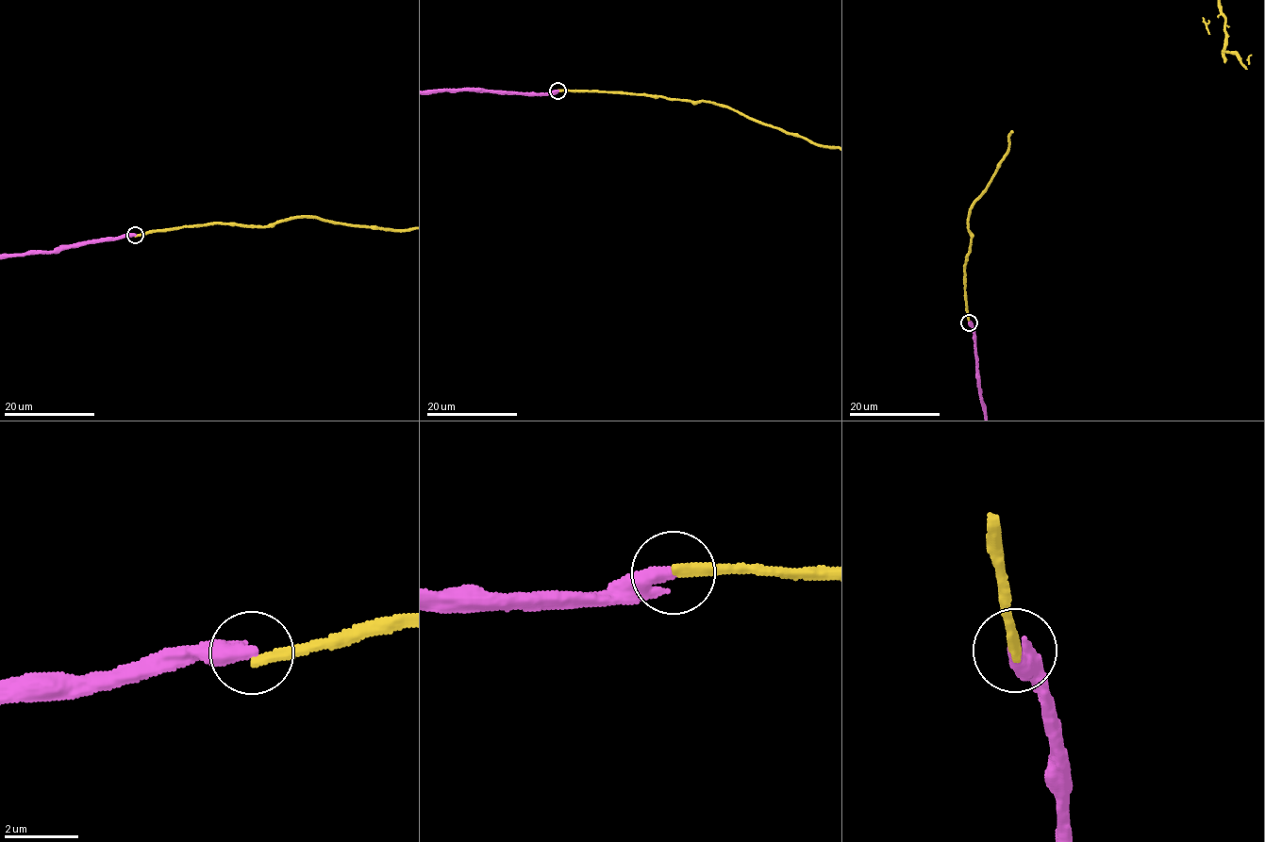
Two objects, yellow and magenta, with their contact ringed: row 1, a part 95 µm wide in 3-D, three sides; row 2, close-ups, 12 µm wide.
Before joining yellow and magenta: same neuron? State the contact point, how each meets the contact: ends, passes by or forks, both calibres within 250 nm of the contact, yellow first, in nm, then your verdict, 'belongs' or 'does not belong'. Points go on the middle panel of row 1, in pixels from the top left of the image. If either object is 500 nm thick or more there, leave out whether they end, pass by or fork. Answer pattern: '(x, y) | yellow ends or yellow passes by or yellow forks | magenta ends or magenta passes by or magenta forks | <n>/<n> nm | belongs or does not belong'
(557, 90) | yellow ends | magenta ends | 280/440 nm | does not belong

